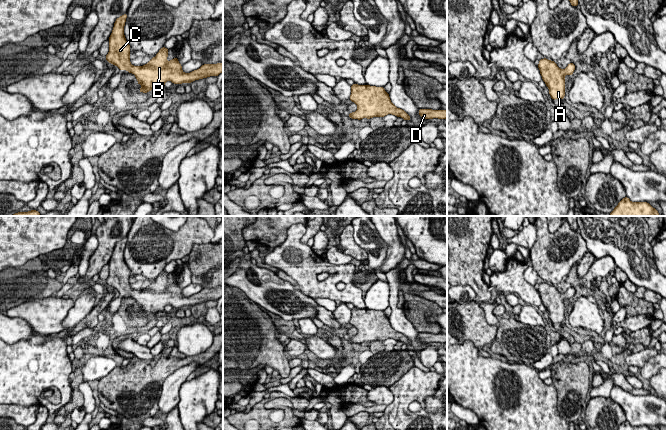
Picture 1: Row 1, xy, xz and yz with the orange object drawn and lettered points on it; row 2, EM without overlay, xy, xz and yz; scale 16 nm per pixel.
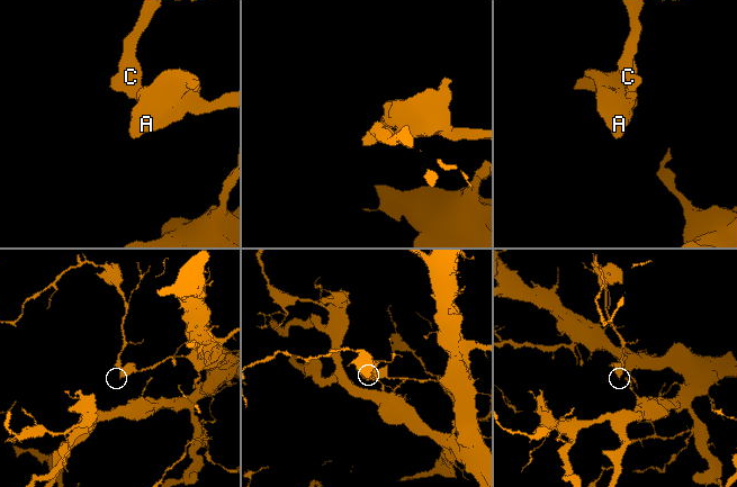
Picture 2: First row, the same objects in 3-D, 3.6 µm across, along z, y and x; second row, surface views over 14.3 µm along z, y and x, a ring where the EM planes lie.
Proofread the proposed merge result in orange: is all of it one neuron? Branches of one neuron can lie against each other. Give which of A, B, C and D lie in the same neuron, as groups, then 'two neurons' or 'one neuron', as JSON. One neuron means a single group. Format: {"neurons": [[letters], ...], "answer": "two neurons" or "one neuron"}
{"neurons": [["A", "B", "C", "D"]], "answer": "one neuron"}

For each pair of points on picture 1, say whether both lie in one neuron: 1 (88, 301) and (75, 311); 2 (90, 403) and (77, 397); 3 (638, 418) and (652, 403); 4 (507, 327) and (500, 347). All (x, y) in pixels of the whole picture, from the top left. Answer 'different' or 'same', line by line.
1: same
2: different
3: same
4: same

